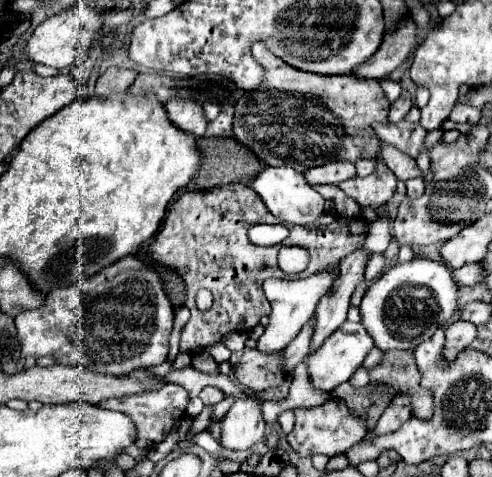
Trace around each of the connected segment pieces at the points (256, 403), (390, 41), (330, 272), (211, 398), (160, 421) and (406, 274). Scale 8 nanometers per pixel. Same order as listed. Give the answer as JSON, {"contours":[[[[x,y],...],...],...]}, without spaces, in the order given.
{"contours":[[[[258,394],[236,400],[228,414],[222,418],[220,444],[230,450],[246,450],[258,444],[266,436],[266,422],[260,410],[262,404],[264,400]]],[[[404,18],[400,22],[398,30],[394,34],[388,32],[384,36],[378,52],[368,62],[358,66],[354,70],[354,74],[360,76],[360,78],[374,78],[374,80],[380,80],[384,76],[388,76],[416,48],[416,44],[418,44],[416,42],[416,32],[418,32],[418,26],[416,26],[414,18]]],[[[328,268],[328,270],[316,272],[308,278],[298,278],[298,280],[278,280],[278,278],[266,280],[264,292],[272,304],[272,314],[270,314],[270,324],[266,326],[266,332],[258,340],[258,350],[262,350],[262,352],[284,350],[294,340],[294,336],[300,332],[300,328],[314,316],[314,310],[316,310],[320,298],[328,296],[334,280],[338,280],[338,274],[340,272],[336,268]]],[[[206,386],[202,392],[200,392],[200,398],[204,404],[216,404],[220,400],[224,400],[224,394],[220,388],[212,388],[212,386]]],[[[166,384],[162,390],[158,392],[144,392],[144,394],[132,394],[132,396],[124,396],[124,398],[114,398],[114,400],[104,400],[100,402],[102,408],[110,408],[110,410],[118,410],[124,412],[128,416],[132,416],[136,428],[138,428],[138,438],[136,438],[136,446],[138,448],[154,448],[156,444],[160,444],[166,434],[170,432],[170,428],[174,426],[174,422],[186,414],[186,406],[190,402],[188,392],[180,386],[180,384]]],[[[414,258],[406,264],[392,266],[366,290],[360,304],[362,324],[368,330],[368,334],[374,338],[378,348],[414,350],[418,344],[428,340],[436,332],[436,328],[444,328],[446,324],[454,320],[454,314],[458,312],[458,294],[460,294],[460,286],[452,278],[452,270],[444,262],[428,260],[428,258]]]]}

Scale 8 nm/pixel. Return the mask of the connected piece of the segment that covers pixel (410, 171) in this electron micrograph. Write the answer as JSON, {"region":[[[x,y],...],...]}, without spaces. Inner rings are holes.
{"region":[[[382,144],[380,158],[396,174],[398,180],[410,180],[410,178],[420,176],[420,168],[416,166],[416,160],[410,158],[408,154],[400,152],[398,148],[392,148],[392,144]]]}

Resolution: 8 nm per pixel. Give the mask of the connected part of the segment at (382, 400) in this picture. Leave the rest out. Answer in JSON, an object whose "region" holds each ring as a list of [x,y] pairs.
{"region":[[[340,384],[340,388],[334,388],[330,392],[330,396],[344,400],[350,410],[362,416],[366,414],[370,418],[368,430],[372,430],[374,424],[392,402],[392,398],[396,396],[396,390],[388,384],[368,384],[364,388],[354,388],[352,384]]]}

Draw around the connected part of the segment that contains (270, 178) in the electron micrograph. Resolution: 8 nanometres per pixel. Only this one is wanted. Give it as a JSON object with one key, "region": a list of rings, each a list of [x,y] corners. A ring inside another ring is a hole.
{"region":[[[266,168],[252,182],[252,188],[256,190],[256,194],[264,200],[268,210],[278,220],[306,226],[306,224],[312,224],[314,220],[318,220],[322,216],[322,212],[324,212],[324,198],[294,168]]]}

